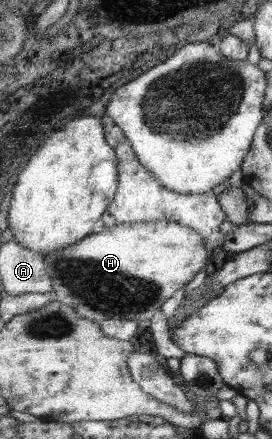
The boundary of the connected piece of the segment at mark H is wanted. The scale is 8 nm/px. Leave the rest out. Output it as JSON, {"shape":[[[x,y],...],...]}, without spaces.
{"shape":[[[155,221],[153,223],[125,223],[117,227],[105,228],[102,227],[101,232],[87,236],[83,241],[75,243],[73,246],[67,246],[63,250],[57,250],[55,253],[47,254],[44,257],[47,263],[47,269],[51,277],[53,277],[55,299],[74,307],[83,318],[91,319],[93,321],[102,322],[106,319],[120,319],[120,320],[139,320],[146,324],[161,307],[163,303],[173,297],[176,291],[179,291],[183,285],[187,285],[193,279],[201,279],[203,275],[209,270],[213,262],[213,249],[207,247],[207,241],[203,239],[203,235],[199,235],[199,231],[193,228],[184,227],[182,224],[173,221]]]}

